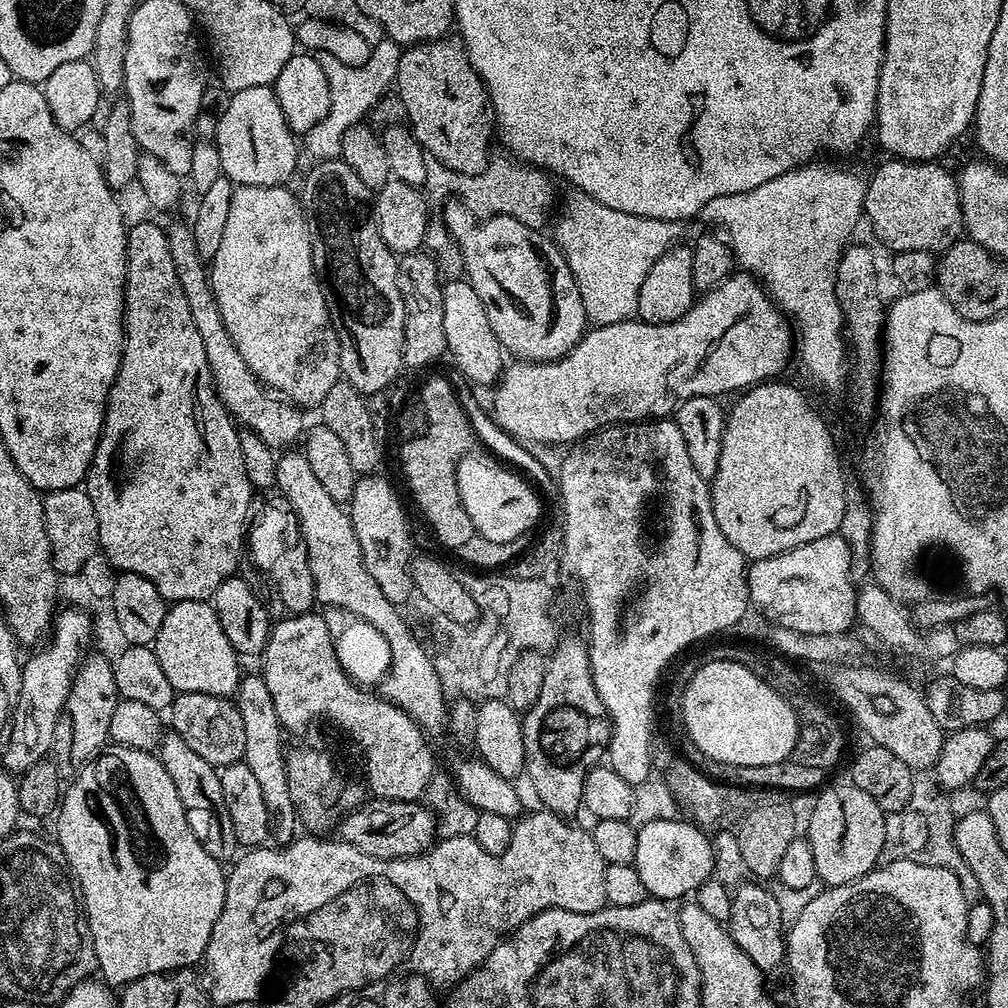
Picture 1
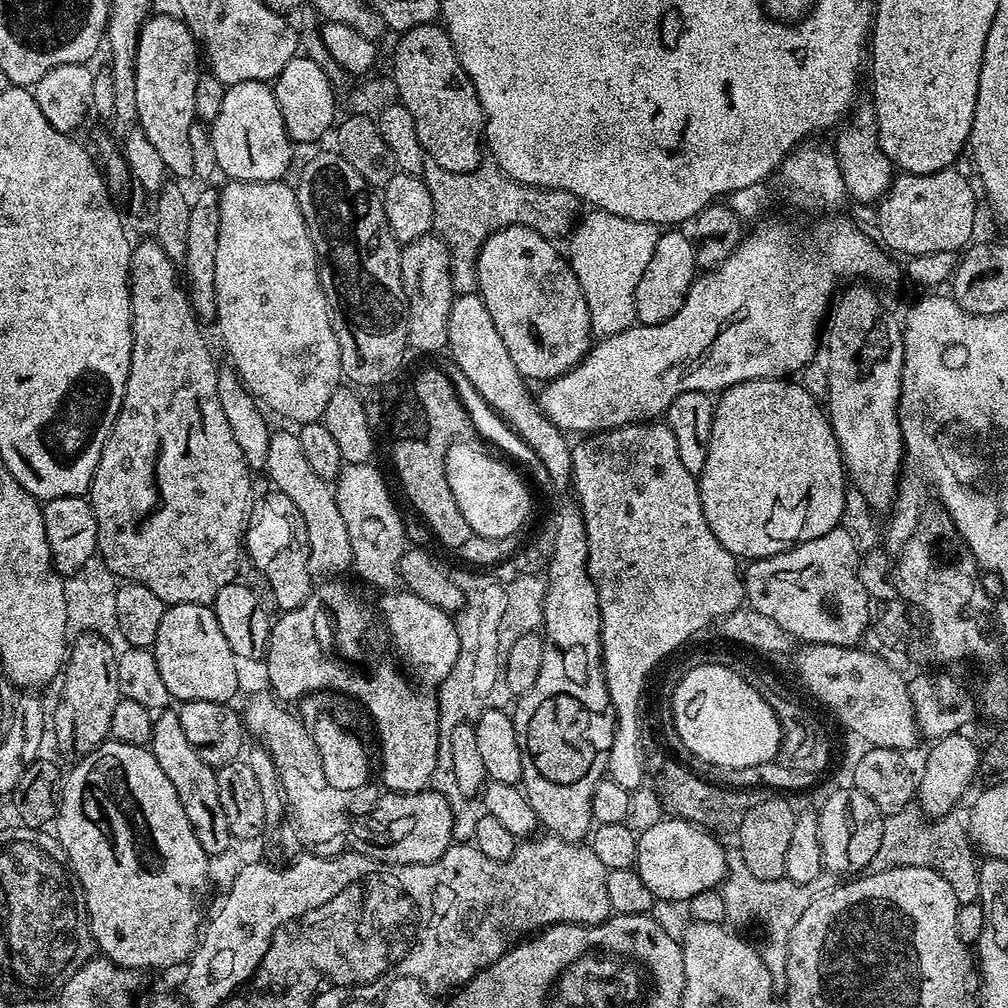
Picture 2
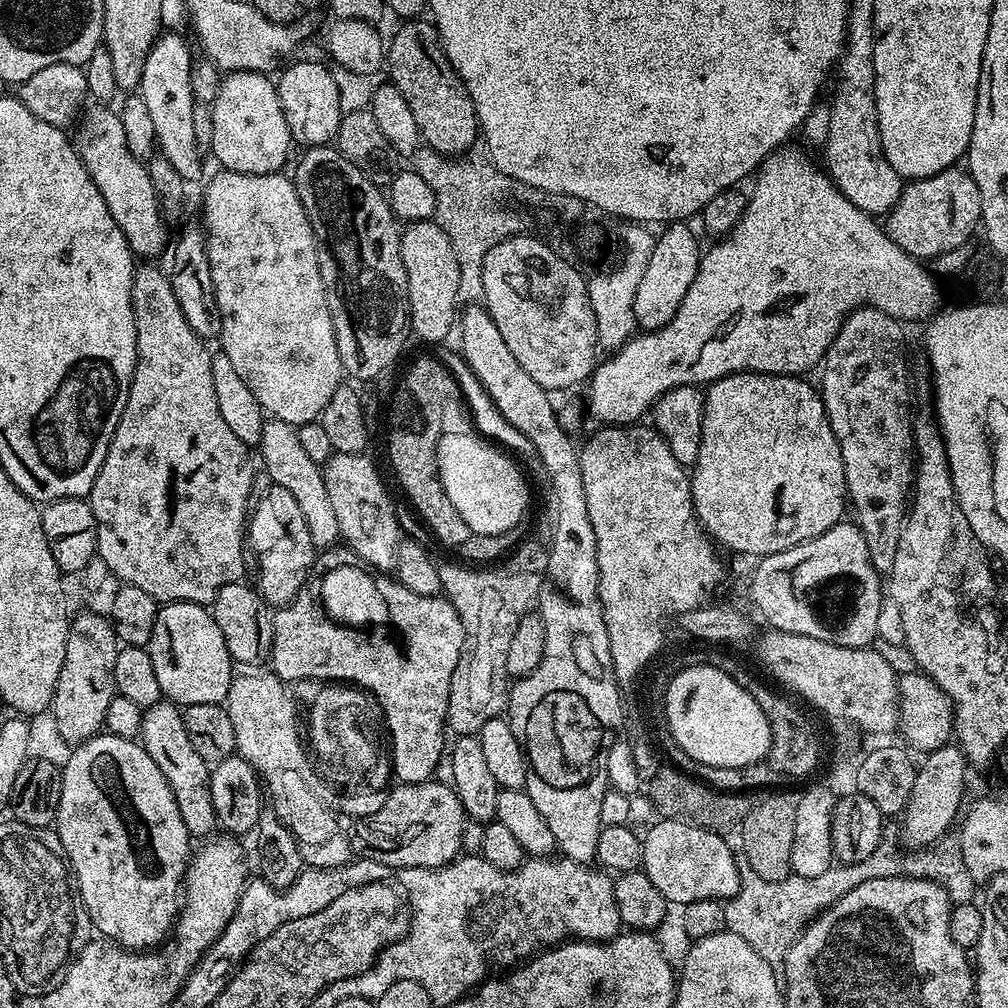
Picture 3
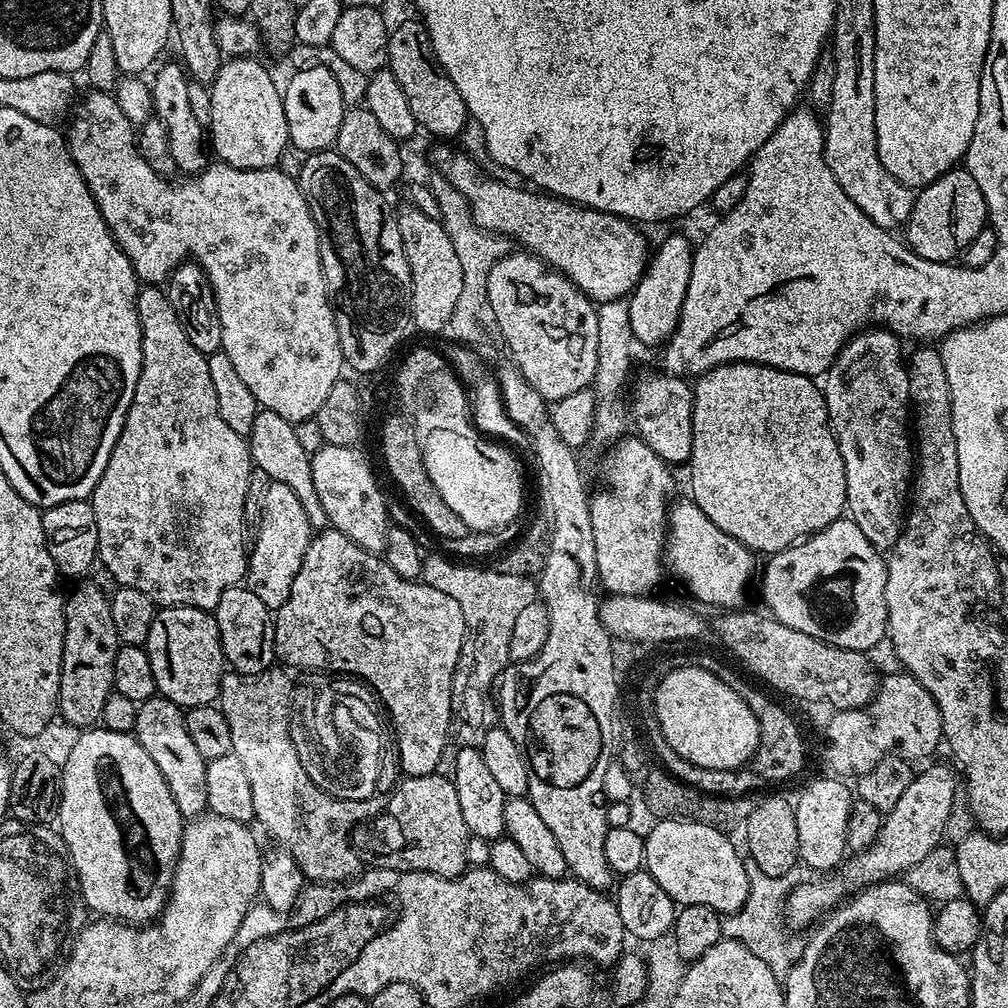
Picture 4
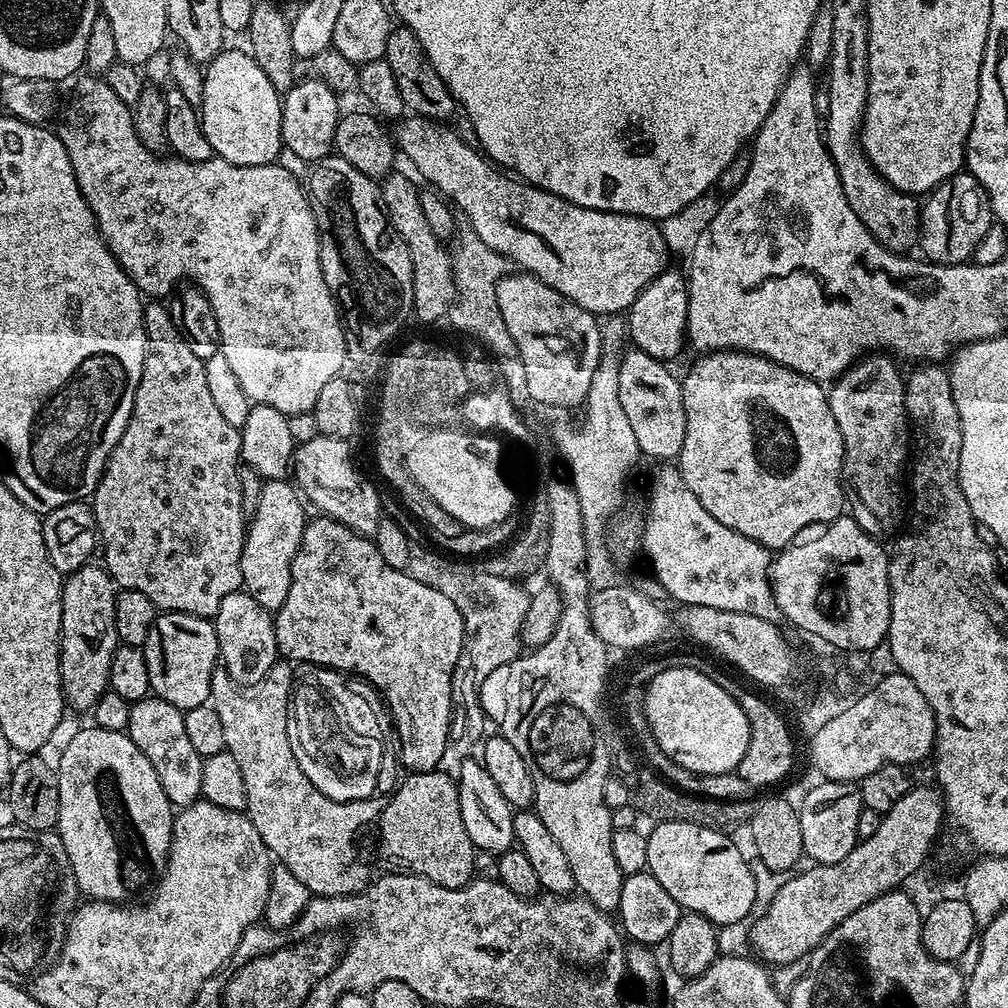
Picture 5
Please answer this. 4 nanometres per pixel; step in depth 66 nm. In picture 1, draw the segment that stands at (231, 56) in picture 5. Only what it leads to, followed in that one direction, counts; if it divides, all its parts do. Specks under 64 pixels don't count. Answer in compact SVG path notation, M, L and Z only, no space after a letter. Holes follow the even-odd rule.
M260 85L231 93L226 114L222 114L218 122L214 143L218 158L222 158L224 175L233 185L284 186L296 172L298 140L289 128L271 87Z

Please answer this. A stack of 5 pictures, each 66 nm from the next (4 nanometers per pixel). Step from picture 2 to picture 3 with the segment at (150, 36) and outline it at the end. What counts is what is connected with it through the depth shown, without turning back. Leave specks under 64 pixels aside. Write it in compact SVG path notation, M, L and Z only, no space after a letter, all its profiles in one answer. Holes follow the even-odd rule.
M161 34L154 42L142 70L138 95L146 102L146 110L154 121L156 148L185 182L192 182L200 176L204 164L200 161L202 150L194 138L194 101L190 90L190 66L194 53L180 36Z

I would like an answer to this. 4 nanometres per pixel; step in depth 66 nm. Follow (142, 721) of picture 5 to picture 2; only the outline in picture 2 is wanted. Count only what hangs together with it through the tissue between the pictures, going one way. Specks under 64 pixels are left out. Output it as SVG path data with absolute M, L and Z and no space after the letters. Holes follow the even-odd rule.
M164 710L153 719L150 751L154 754L158 766L162 766L166 778L170 778L174 790L178 790L178 802L182 802L182 810L186 810L186 818L190 818L190 826L198 842L202 842L204 853L209 858L216 858L228 847L233 847L230 826L226 826L226 813L222 811L222 802L218 799L216 769L202 762L198 750L190 746L186 733L182 730L179 711Z

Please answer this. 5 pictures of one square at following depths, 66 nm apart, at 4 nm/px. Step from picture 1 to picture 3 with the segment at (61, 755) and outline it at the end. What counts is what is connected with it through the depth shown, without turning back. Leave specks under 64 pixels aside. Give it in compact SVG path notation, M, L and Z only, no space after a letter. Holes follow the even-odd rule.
M84 610L76 617L70 624L66 638L66 658L62 658L62 670L58 674L50 705L50 717L56 723L56 732L68 746L85 744L91 736L101 735L106 709L117 696L114 662L121 650L116 631L112 629L112 621L107 615Z

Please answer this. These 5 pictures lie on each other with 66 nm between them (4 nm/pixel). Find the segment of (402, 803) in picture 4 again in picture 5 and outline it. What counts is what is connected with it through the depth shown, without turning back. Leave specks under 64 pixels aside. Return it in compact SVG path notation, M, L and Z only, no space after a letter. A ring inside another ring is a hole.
M439 770L413 772L405 777L378 817L381 854L388 859L389 869L421 876L438 886L461 888L473 879L474 849L460 827L456 780Z

